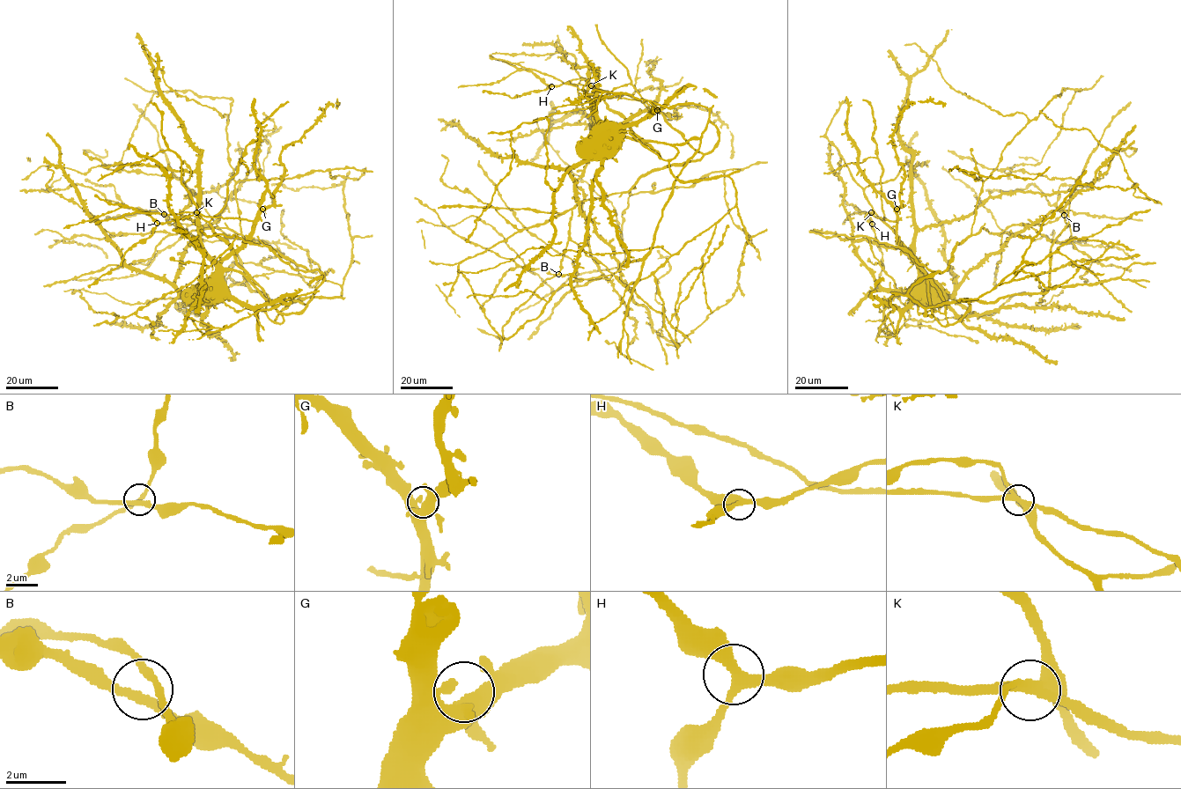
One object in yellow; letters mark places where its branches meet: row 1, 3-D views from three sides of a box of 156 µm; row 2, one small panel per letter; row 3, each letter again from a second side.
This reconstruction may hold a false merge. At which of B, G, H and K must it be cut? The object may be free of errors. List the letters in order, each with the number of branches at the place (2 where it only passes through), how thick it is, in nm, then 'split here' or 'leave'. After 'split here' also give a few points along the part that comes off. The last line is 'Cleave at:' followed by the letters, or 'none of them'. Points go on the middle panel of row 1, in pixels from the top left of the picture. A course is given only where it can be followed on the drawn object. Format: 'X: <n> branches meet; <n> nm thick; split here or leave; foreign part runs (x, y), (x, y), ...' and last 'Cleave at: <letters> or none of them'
B: 4 branches meet; 280 nm thick; leave
G: 4 branches meet; 460 nm thick; leave
H: 3 branches meet; 340 nm thick; leave
K: 4 branches meet; 320 nm thick; split here; foreign part runs (591, 85), (563, 83), (513, 62), (489, 57)
Cleave at: K

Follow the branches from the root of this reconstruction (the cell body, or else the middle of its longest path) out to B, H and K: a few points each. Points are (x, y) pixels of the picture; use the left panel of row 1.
B: (216, 275), (240, 272), (281, 313), (305, 307), (252, 291), (241, 260), (220, 230), (164, 214)
H: (216, 275), (221, 261), (232, 248), (198, 212), (171, 222), (157, 223)
K: (216, 275), (221, 261), (232, 248), (196, 212)

